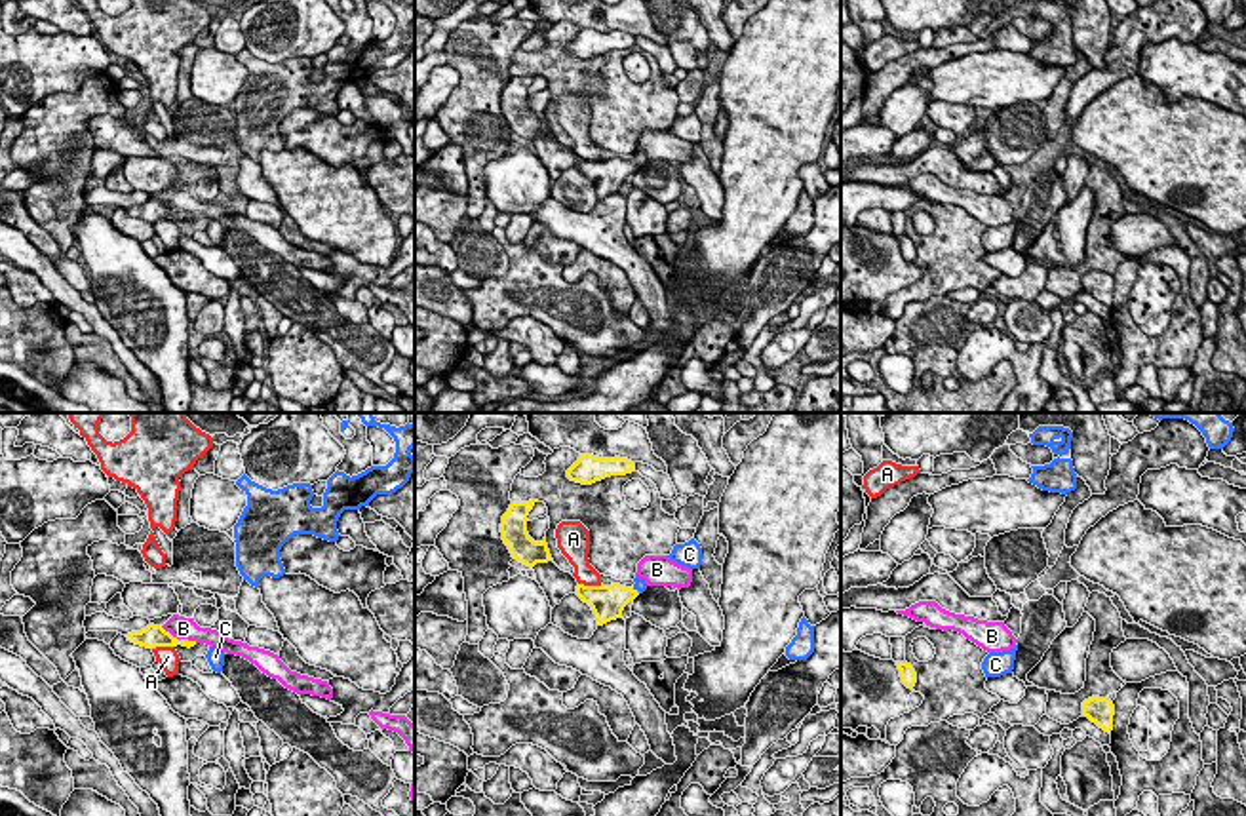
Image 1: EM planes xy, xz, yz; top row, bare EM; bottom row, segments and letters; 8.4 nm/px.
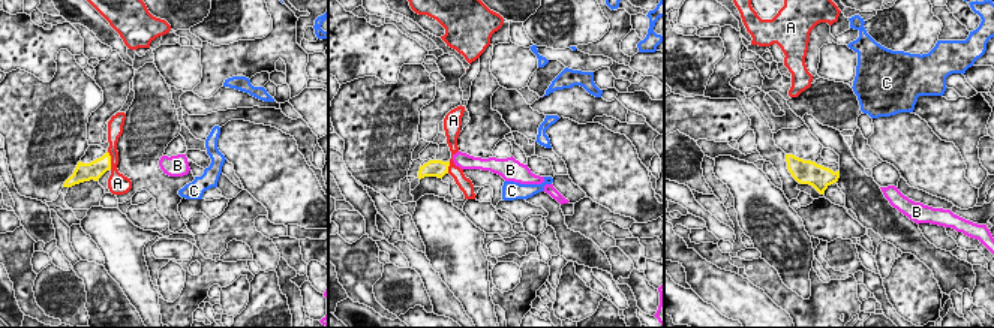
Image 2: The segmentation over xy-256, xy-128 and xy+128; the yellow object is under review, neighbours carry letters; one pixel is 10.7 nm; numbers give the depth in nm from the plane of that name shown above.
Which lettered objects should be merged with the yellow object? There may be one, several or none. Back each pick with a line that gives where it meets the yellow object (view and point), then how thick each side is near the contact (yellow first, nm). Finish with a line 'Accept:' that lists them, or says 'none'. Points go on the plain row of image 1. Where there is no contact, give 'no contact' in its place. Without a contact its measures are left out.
C: contact xz (636, 164); calibres 280 and 100 nm
Accept: C

